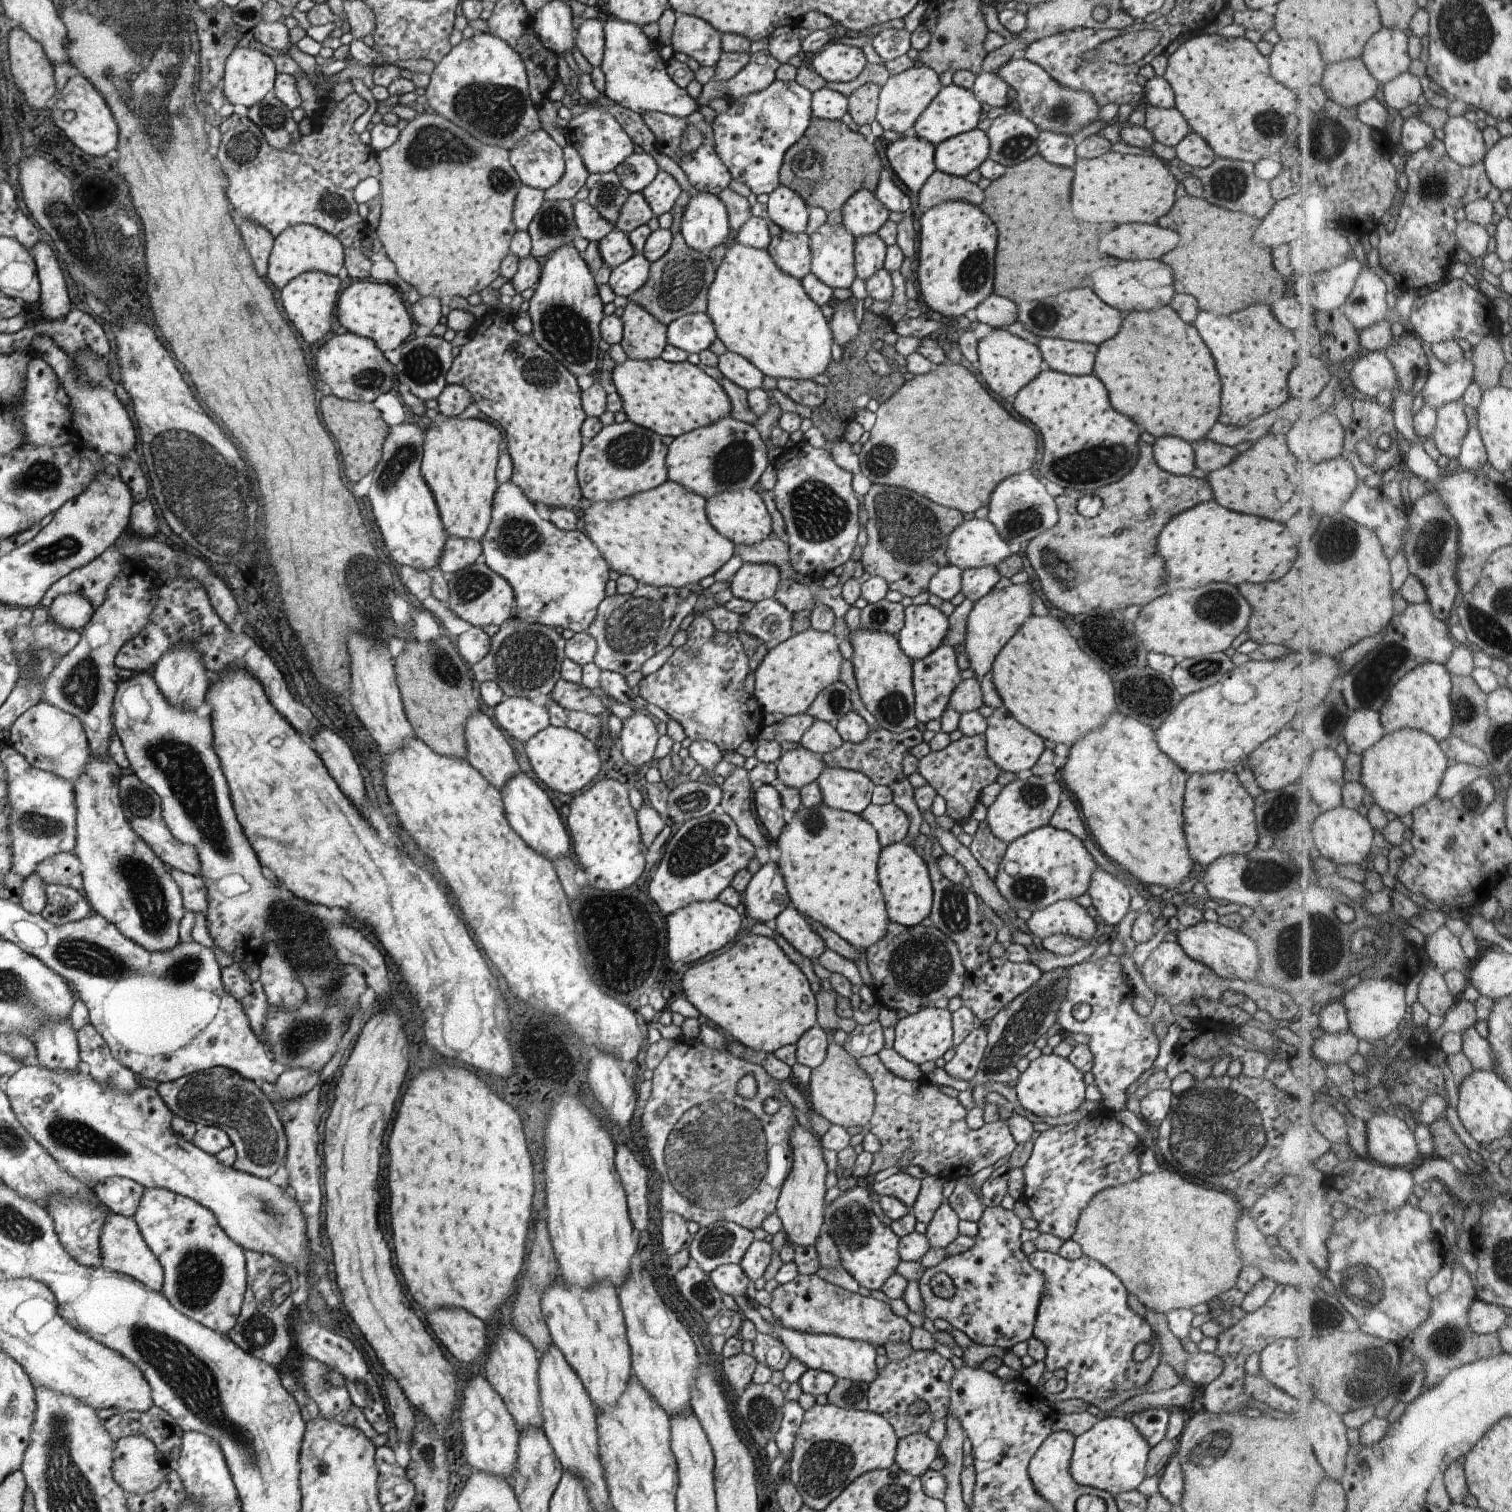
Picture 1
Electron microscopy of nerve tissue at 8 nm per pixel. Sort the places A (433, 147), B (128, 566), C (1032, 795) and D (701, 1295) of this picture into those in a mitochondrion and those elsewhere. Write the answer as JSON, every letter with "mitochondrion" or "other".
{"A":"mitochondrion","B":"other","C":"mitochondrion","D":"mitochondrion"}

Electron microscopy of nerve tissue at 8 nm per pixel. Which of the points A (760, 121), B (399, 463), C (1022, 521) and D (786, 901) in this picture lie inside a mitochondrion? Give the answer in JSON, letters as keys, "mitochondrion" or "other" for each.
{"A":"mitochondrion","B":"mitochondrion","C":"mitochondrion","D":"other"}

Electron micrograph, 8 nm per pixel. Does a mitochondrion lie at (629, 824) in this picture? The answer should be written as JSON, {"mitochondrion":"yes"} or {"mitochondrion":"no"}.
{"mitochondrion":"no"}

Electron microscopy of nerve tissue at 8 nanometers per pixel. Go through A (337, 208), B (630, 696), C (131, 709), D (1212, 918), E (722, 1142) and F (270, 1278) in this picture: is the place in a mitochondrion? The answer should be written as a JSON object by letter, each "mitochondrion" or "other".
{"A":"mitochondrion","B":"other","C":"other","D":"other","E":"mitochondrion","F":"other"}

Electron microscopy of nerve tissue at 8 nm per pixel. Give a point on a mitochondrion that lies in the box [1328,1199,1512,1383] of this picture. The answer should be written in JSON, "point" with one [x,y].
{"point":[1361,1282]}

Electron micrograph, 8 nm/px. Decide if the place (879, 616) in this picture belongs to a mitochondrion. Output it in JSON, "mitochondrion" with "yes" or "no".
{"mitochondrion":"yes"}

